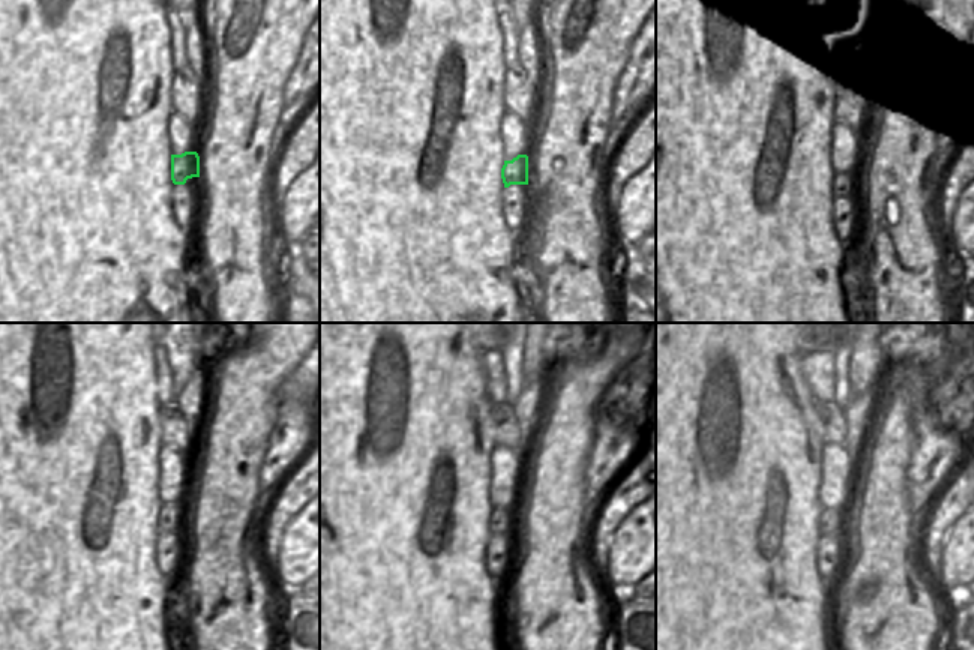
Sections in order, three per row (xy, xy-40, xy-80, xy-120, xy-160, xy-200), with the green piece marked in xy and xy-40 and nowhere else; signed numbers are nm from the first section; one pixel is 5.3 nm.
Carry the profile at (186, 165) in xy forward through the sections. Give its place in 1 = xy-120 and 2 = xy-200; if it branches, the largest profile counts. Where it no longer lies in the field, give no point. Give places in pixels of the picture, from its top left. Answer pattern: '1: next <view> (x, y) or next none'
1: next xy-120 (170, 517)
2: next xy-200 (832, 521)

